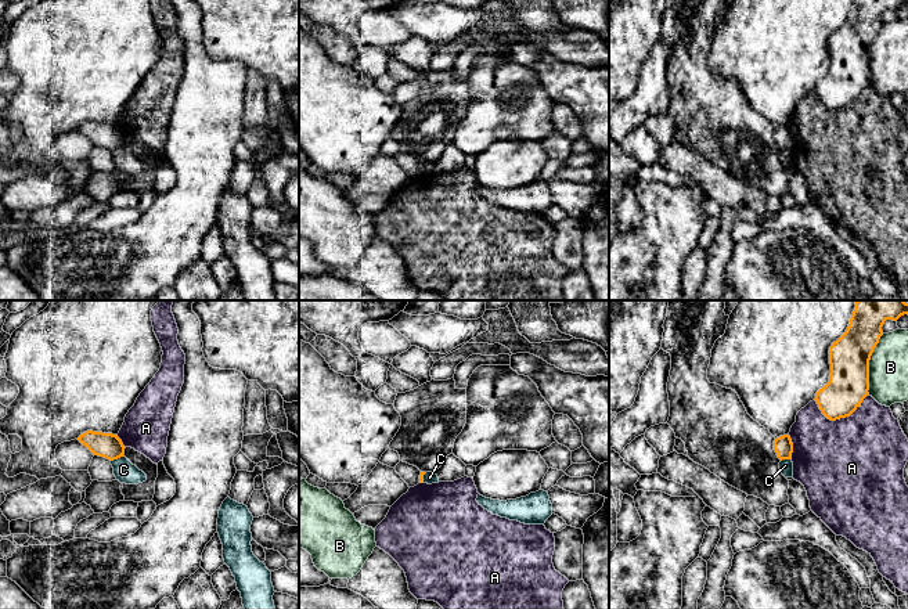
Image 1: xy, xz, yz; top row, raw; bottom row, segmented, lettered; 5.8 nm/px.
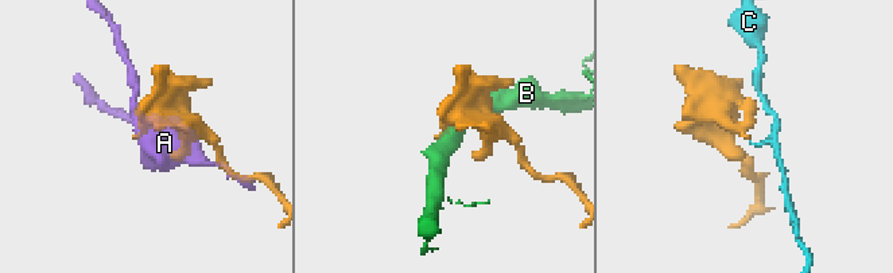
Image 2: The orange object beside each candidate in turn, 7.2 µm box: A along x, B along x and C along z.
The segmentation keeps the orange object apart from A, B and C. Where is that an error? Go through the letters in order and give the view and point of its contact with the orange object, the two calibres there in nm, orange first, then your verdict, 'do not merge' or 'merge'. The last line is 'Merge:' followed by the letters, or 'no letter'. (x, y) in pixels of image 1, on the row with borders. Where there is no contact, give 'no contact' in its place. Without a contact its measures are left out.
A: yz (840, 417) | 240/480 nm | do not merge
B: yz (868, 364) | 240/220 nm | do not merge
C: xy (116, 458) | 150/120 nm | do not merge
Merge: no letter

